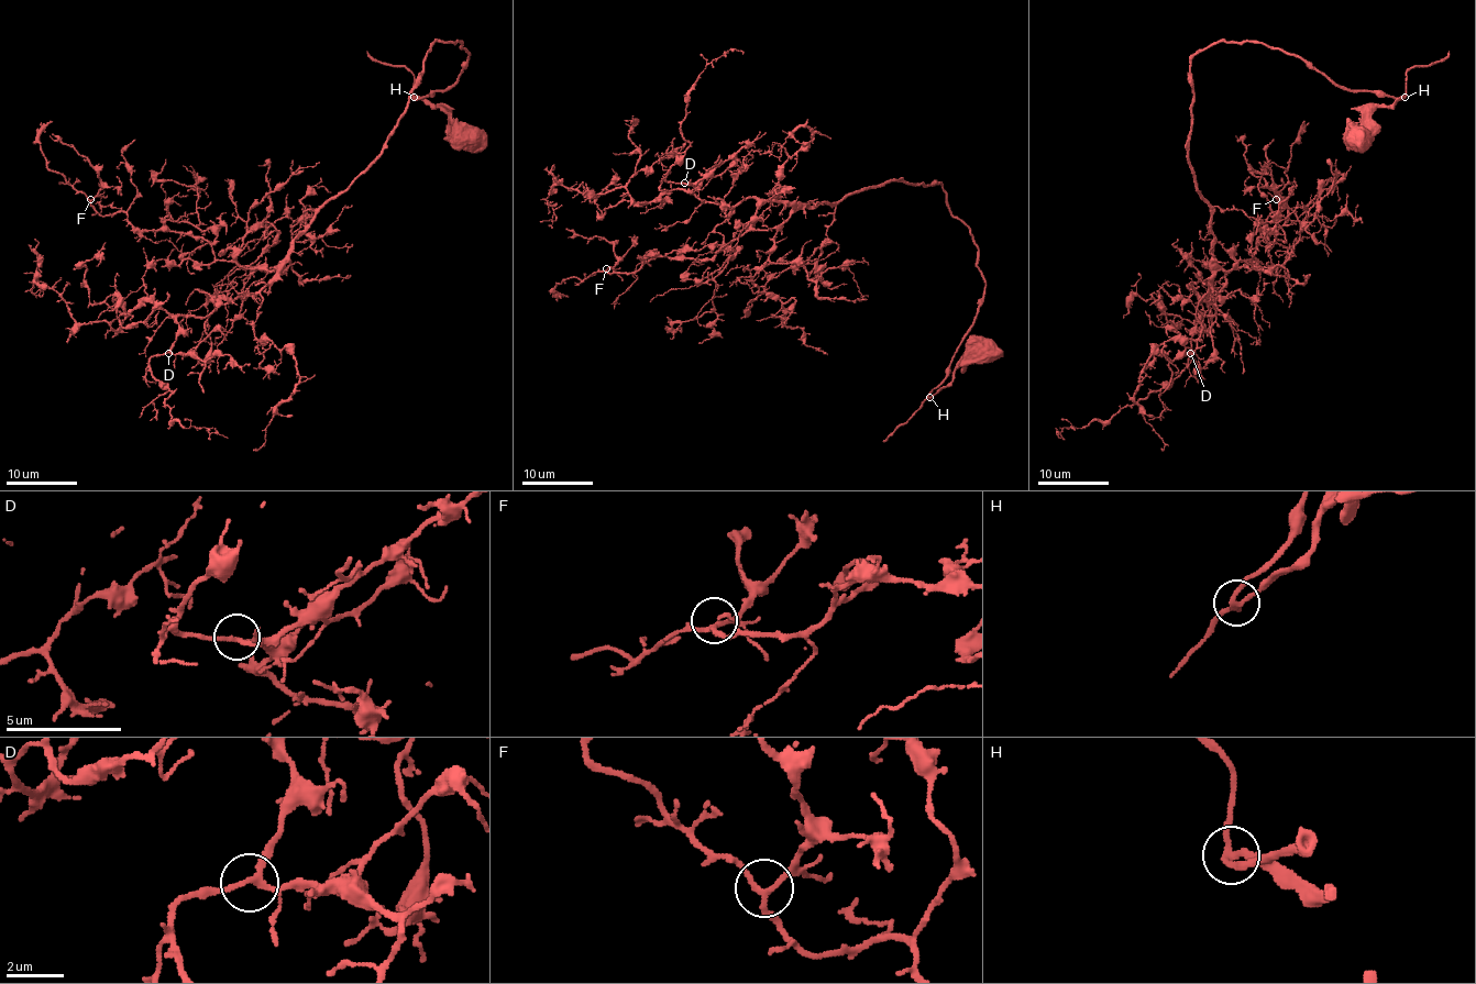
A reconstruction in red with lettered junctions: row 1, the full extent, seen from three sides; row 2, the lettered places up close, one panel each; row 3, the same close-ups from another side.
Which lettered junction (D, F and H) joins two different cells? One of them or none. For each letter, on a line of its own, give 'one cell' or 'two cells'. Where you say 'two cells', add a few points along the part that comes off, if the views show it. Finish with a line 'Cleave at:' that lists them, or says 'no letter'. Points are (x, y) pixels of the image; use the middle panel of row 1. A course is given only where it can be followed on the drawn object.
D: one cell
F: one cell
H: one cell
Cleave at: no letter

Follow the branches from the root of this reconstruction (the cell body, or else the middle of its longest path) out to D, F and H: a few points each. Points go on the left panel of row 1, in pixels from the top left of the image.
D: (470, 140), (423, 99), (470, 56), (461, 41), (436, 41), (383, 152), (265, 286), (178, 316), (168, 353)
F: (470, 140), (423, 99), (470, 56), (436, 41), (383, 152), (272, 269), (90, 199)
H: (470, 140), (466, 143), (455, 132), (450, 118), (440, 108), (412, 97)

